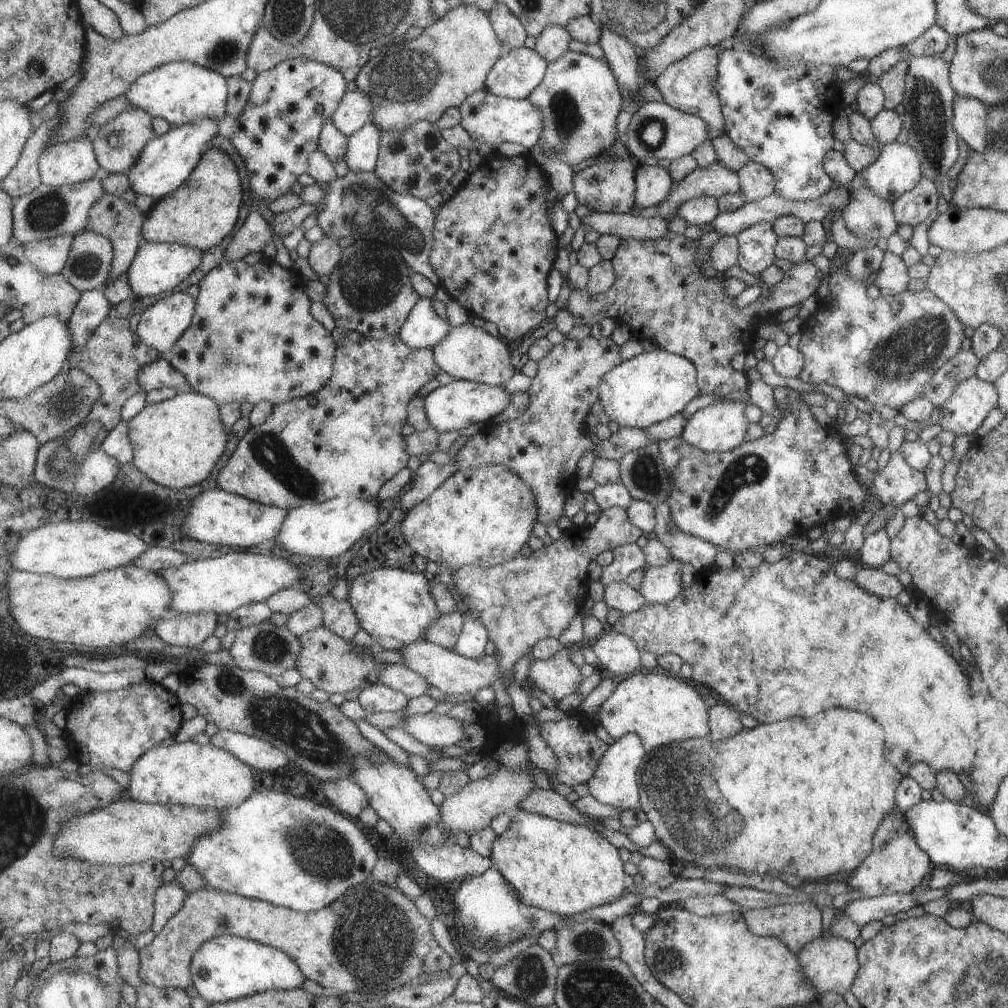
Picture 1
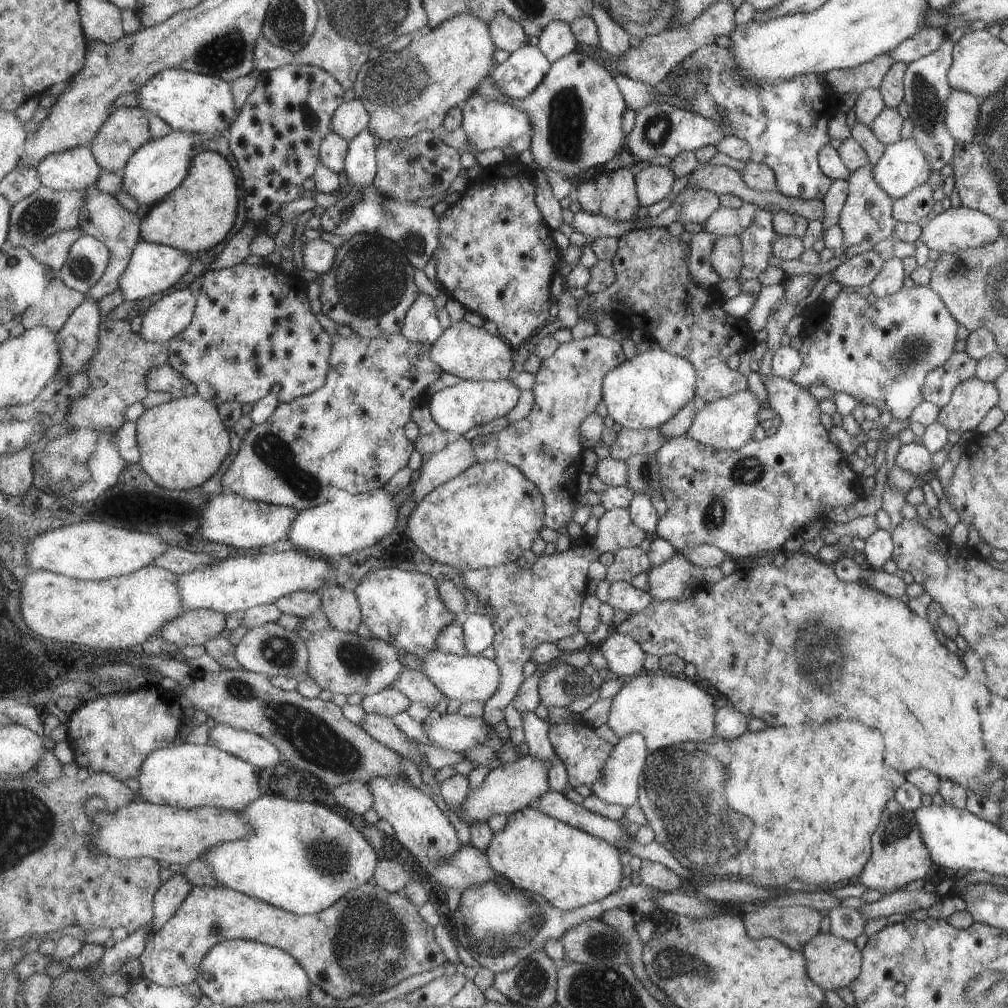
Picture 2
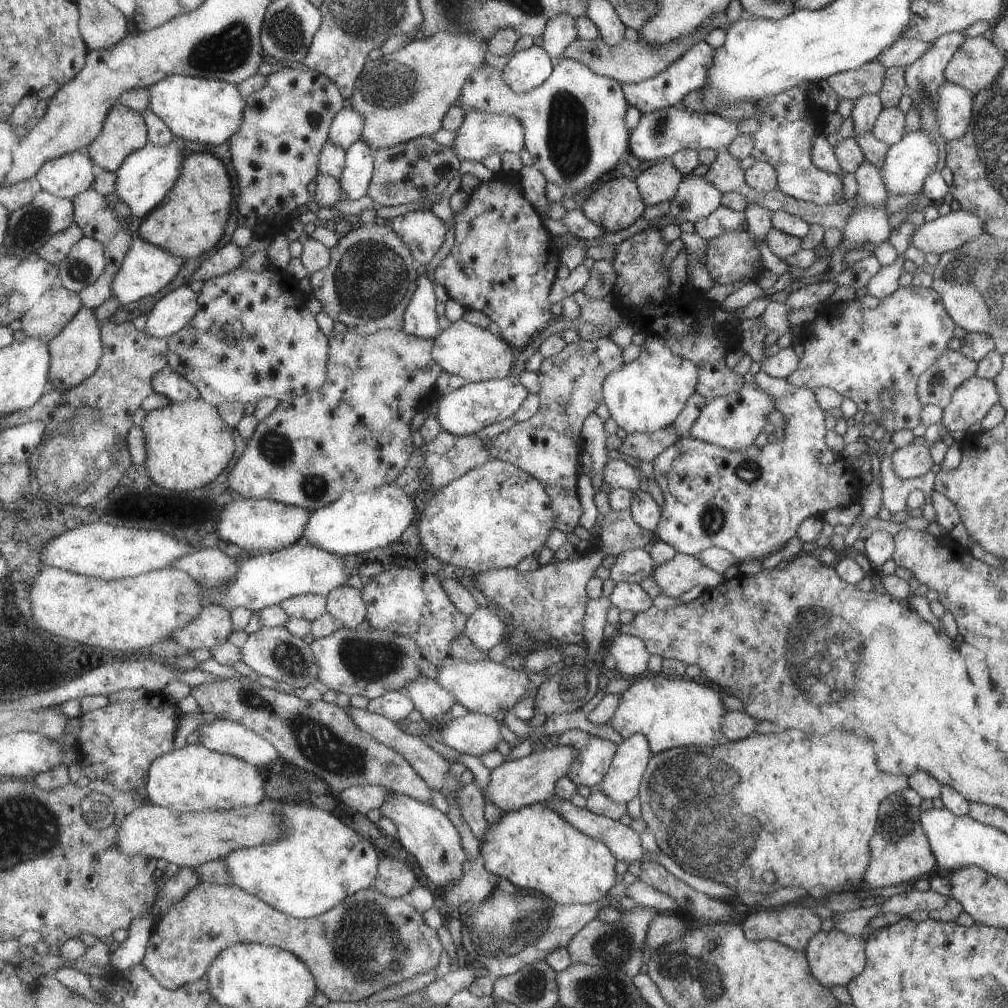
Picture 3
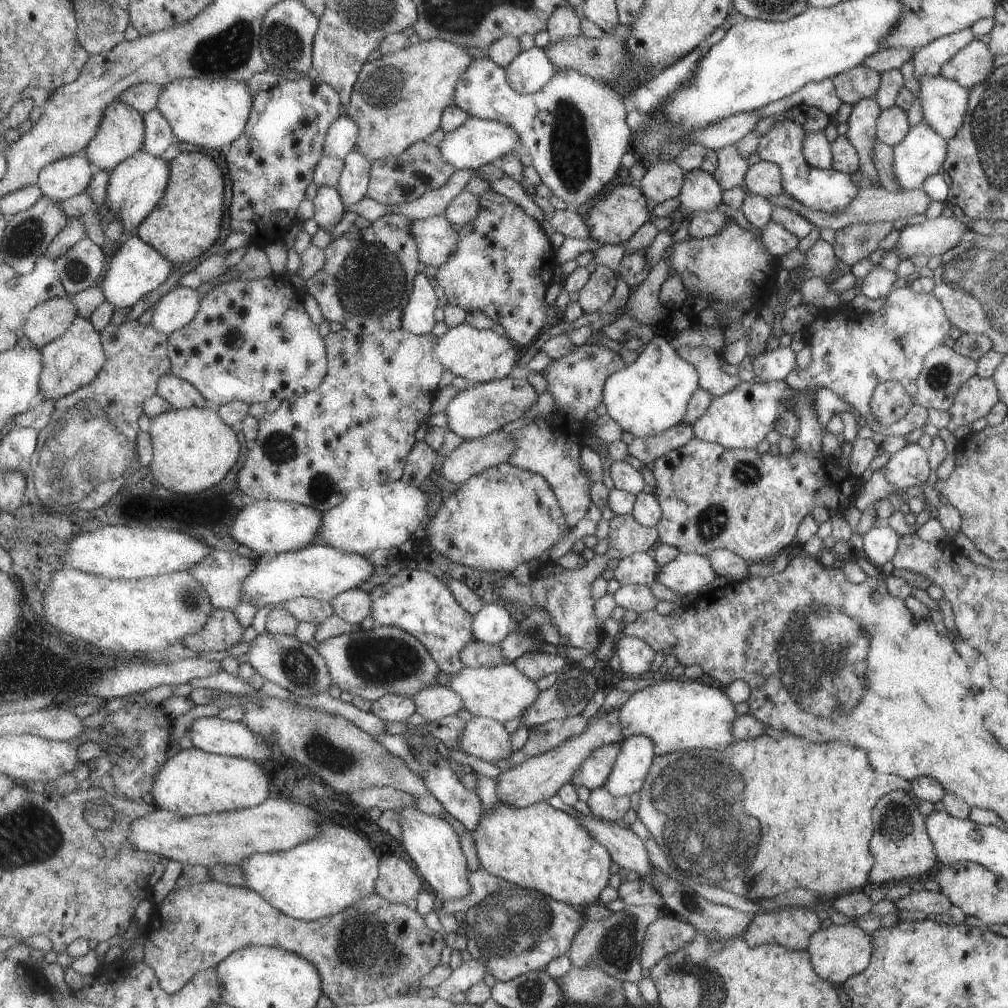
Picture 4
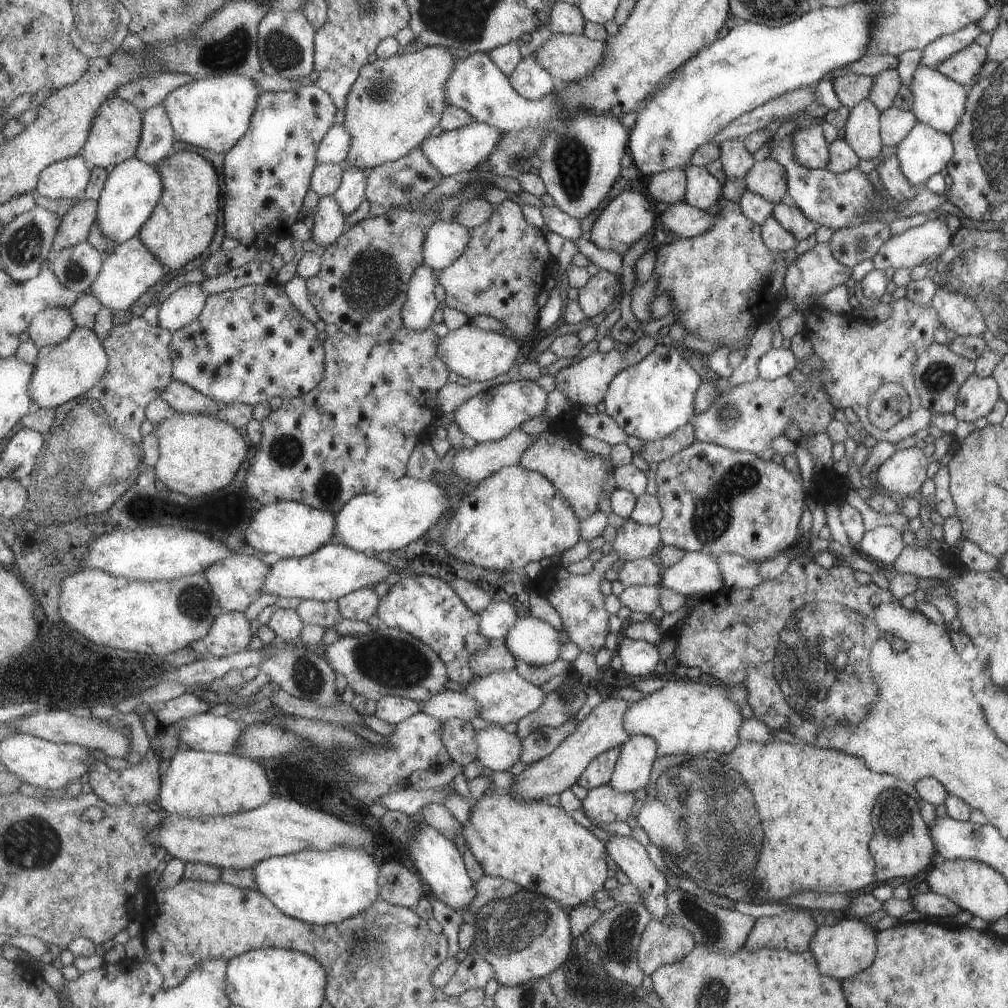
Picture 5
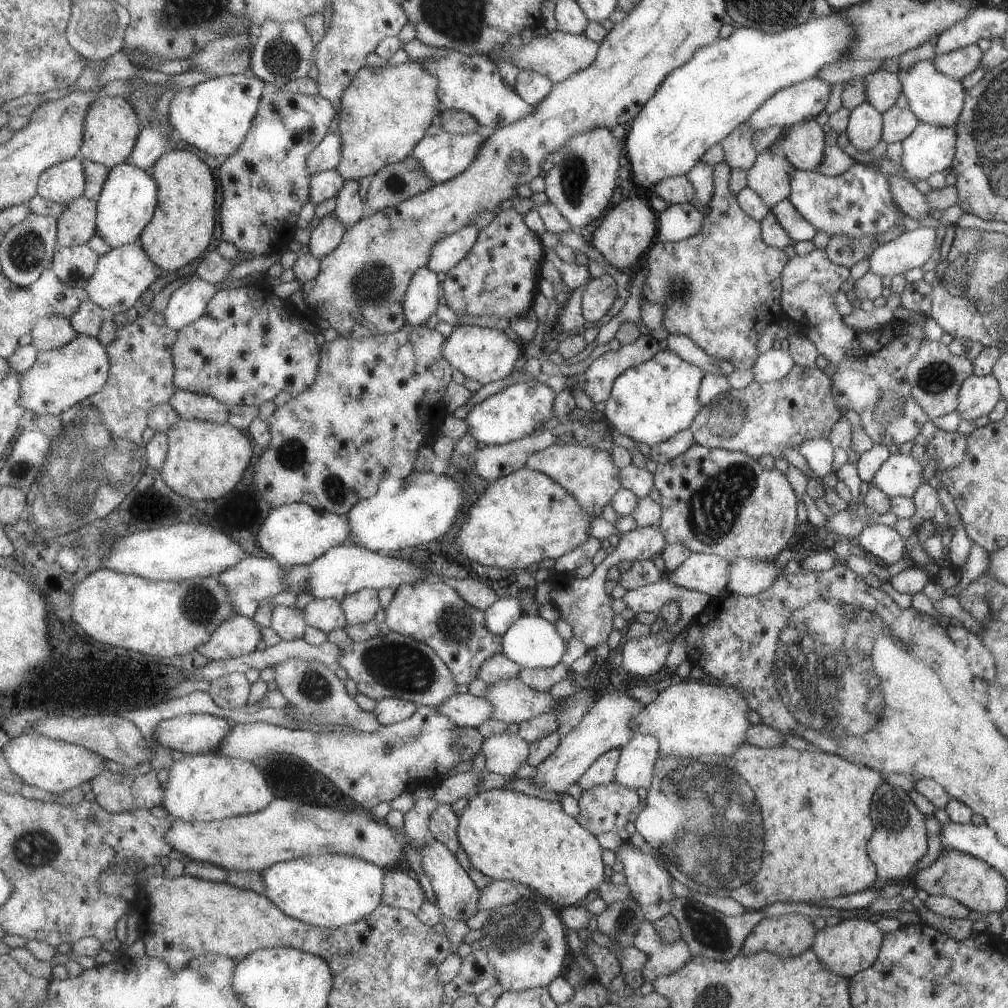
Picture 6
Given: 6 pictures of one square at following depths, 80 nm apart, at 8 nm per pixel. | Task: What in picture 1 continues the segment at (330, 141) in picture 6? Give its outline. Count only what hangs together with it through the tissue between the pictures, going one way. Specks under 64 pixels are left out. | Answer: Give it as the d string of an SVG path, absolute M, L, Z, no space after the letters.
M355 88L343 97L332 121L349 138L367 123L374 122L374 104L372 98L361 89Z

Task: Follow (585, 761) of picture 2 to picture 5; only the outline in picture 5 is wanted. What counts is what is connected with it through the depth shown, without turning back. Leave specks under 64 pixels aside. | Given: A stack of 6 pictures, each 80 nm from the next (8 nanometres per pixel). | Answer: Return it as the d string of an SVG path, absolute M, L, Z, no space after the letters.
M620 747L606 750L591 762L577 783L587 791L593 790L601 785L607 785L613 776L614 766L617 764L619 756L621 756Z

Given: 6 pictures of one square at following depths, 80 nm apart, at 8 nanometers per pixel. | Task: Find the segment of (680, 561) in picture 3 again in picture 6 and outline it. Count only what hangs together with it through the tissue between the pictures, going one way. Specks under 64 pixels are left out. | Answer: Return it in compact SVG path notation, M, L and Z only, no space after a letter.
M691 553L674 571L664 573L673 584L687 590L715 597L730 578L726 558L705 553Z

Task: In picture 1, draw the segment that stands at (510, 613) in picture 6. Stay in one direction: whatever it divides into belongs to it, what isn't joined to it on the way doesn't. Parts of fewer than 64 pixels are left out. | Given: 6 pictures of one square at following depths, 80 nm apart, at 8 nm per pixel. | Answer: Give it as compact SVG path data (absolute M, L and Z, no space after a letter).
M467 612L464 615L464 627L454 648L458 654L478 659L485 656L485 648L489 644L489 629L478 618Z

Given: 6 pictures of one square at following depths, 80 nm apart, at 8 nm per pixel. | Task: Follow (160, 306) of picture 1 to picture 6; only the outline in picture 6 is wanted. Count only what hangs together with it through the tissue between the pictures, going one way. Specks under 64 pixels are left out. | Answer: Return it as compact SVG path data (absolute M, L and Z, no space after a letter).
M198 273L190 277L171 295L163 315L165 325L180 331L197 322L207 310L211 299L218 293L215 283L206 281Z

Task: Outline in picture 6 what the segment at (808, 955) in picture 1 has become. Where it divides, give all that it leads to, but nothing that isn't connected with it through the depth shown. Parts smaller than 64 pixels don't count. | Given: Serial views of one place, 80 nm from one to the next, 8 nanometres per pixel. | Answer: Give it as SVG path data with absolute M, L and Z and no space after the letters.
M853 917L852 919L845 919L835 924L834 926L826 926L819 930L814 938L814 945L810 946L817 958L823 962L824 967L833 971L835 974L842 977L850 977L859 971L869 968L877 960L878 950L886 936L887 930L883 930L883 926L879 926L879 922L871 922L871 920L863 920Z

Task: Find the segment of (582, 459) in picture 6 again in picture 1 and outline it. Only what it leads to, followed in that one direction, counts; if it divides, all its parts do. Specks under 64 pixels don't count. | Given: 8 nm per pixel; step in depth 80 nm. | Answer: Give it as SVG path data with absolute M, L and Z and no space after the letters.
M589 335L580 341L569 338L555 345L553 350L538 362L539 369L530 386L530 403L525 413L514 420L489 427L487 432L475 433L470 437L467 444L458 451L456 458L461 470L485 465L503 465L515 471L535 491L538 500L538 522L543 525L554 523L556 526L567 524L563 517L563 508L577 479L577 462L585 452L591 451L596 457L618 461L629 451L637 450L653 441L644 433L644 429L629 427L622 427L611 433L608 439L599 440L598 445L589 438L589 432L584 424L593 404L600 400L603 375L621 361L619 347L610 337L597 340Z

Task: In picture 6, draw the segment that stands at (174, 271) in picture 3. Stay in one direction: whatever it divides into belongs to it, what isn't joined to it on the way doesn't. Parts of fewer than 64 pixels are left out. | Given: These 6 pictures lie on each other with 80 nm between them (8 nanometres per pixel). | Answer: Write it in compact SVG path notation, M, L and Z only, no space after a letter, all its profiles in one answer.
M139 238L134 243L114 249L111 248L108 253L100 255L97 270L91 276L85 290L93 302L116 315L135 306L143 291L147 290L153 282L161 278L165 273L160 266L153 262L150 254L147 254L142 240Z

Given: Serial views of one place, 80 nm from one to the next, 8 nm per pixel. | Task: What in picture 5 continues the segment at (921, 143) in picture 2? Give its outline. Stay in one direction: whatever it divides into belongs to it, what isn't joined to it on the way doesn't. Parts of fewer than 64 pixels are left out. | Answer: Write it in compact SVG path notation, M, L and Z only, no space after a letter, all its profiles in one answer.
M977 22L962 26L961 29L956 30L954 33L943 35L927 44L926 48L922 50L921 60L918 64L935 67L945 61L947 57L950 57L951 54L957 53L958 50L973 43L975 37L982 32Z

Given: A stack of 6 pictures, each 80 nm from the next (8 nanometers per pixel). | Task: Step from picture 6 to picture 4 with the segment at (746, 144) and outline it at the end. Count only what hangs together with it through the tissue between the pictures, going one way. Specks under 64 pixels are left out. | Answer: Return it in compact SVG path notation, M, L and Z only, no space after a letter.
M725 145L716 150L718 164L711 176L719 183L722 190L740 186L745 194L751 193L744 186L747 161L738 153L735 145Z

